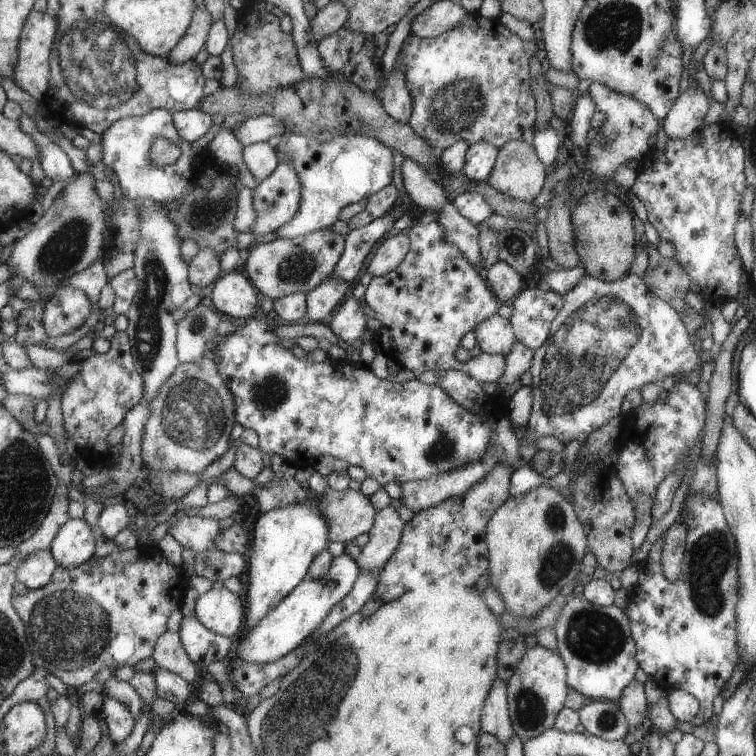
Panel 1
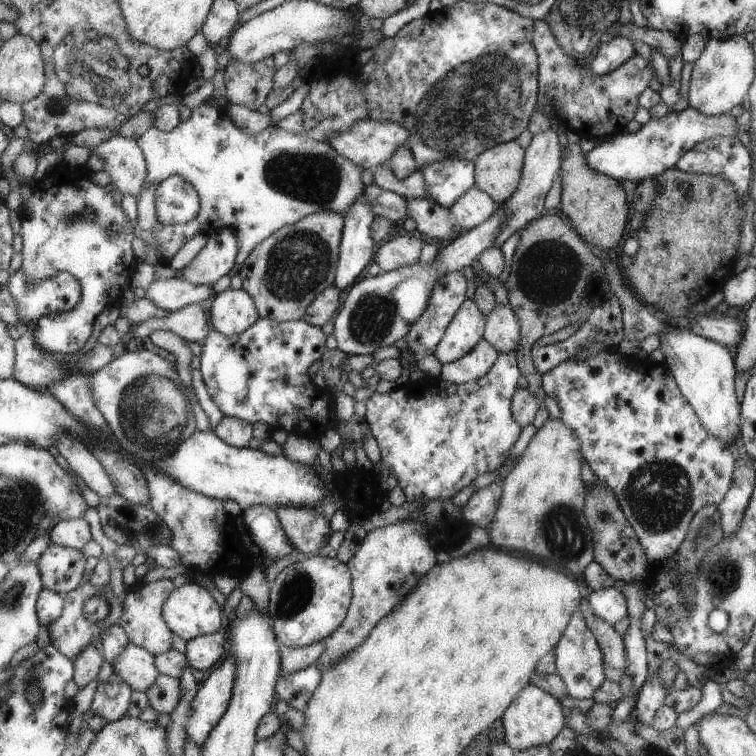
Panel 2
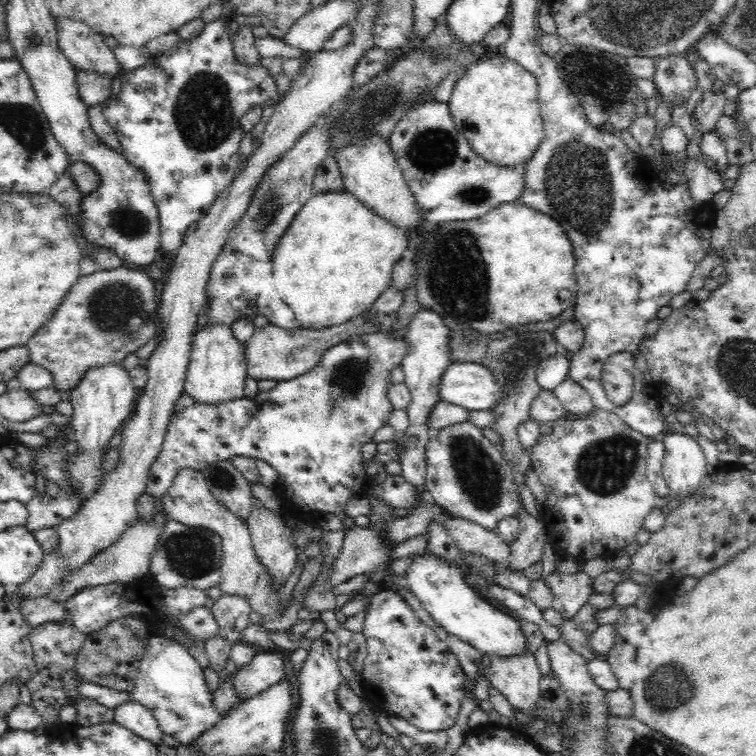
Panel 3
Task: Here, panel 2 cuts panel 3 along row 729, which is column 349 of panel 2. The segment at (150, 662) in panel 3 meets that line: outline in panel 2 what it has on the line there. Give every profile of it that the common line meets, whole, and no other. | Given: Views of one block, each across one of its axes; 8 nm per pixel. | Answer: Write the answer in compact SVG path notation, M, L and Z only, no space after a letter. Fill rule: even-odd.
M200 104L190 109L190 115L185 122L178 122L169 131L160 131L151 126L136 140L137 146L145 159L145 180L141 184L139 196L136 198L136 222L140 233L145 233L150 239L155 238L158 246L158 256L164 261L170 261L185 242L197 233L208 234L219 229L230 228L235 231L238 241L238 253L235 254L234 266L238 269L245 257L264 238L270 236L282 226L293 224L308 214L333 210L337 214L345 214L364 191L361 182L362 166L349 162L342 155L322 142L315 142L305 134L283 130L279 126L267 126L255 134L243 134L227 116L219 112L219 108ZM168 176L181 176L189 182L199 196L199 210L191 221L172 225L161 224L155 216L153 194L157 185Z

